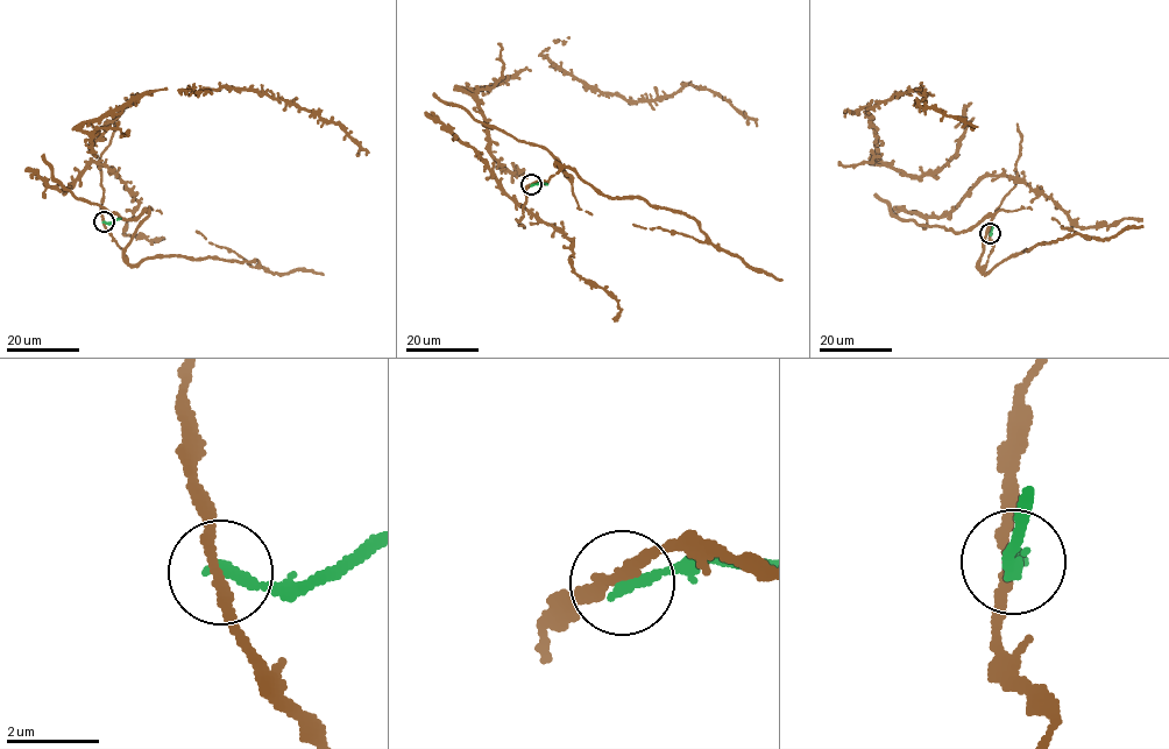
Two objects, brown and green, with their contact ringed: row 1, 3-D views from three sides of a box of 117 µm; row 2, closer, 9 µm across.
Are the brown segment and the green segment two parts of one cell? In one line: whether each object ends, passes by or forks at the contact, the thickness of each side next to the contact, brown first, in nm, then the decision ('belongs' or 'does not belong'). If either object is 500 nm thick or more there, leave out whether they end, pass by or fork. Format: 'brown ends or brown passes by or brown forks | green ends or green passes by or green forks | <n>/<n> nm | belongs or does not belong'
brown passes by | green ends | 200/260 nm | does not belong

